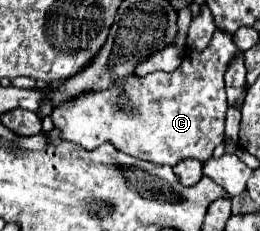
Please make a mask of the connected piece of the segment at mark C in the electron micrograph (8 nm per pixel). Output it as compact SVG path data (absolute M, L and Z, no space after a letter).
M217 30L205 50L185 54L179 70L131 76L113 82L103 92L85 92L55 108L51 116L53 124L65 140L87 150L111 142L121 152L153 164L177 166L177 162L187 158L205 162L211 158L215 146L225 140L227 98L223 74L235 52L237 46L231 34Z

